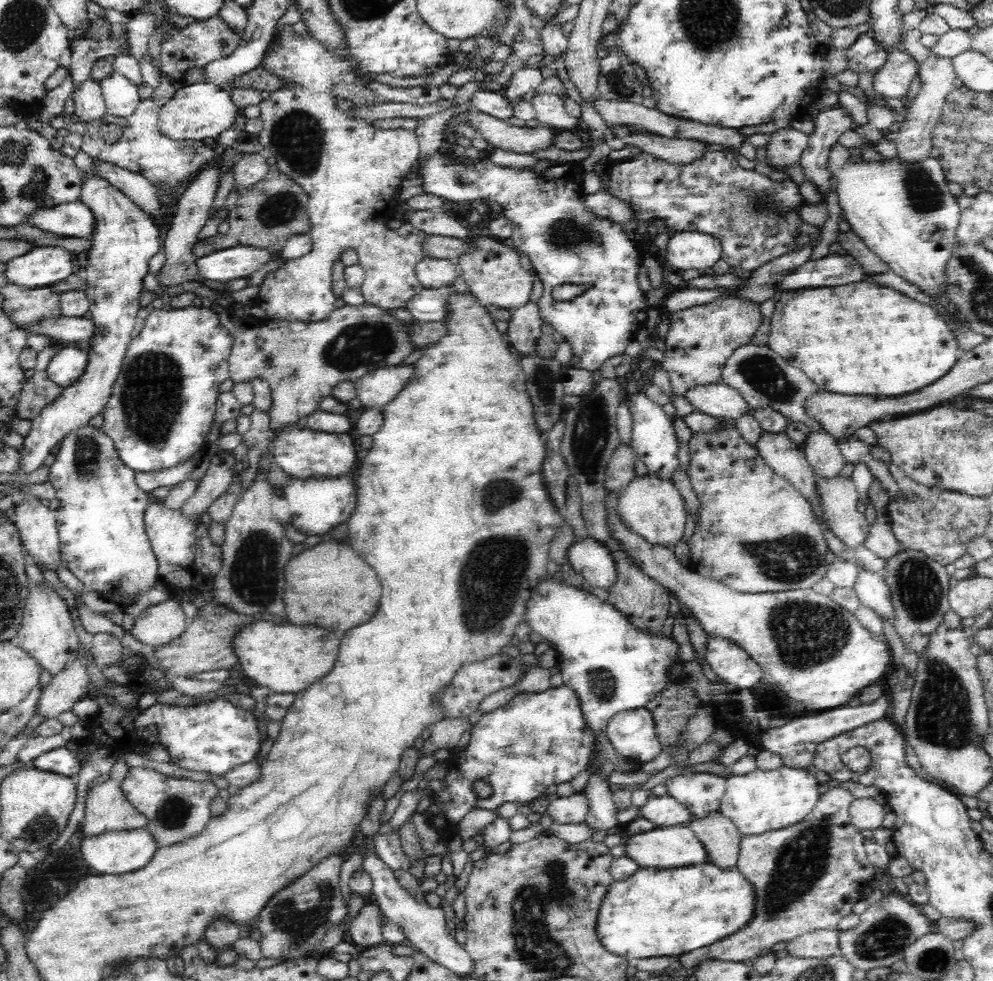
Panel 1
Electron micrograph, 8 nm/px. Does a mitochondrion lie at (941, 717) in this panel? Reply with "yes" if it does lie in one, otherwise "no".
yes

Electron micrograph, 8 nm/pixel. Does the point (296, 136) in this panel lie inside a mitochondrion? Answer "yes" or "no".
yes

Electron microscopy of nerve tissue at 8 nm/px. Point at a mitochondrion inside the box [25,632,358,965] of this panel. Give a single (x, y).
(299, 918)

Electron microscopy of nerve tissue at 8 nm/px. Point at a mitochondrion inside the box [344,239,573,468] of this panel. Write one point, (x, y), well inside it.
(543, 382)

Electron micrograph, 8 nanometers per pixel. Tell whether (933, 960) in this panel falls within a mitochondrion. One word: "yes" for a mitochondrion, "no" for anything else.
yes

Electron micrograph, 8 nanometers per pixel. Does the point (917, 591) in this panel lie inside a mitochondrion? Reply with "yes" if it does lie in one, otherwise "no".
yes

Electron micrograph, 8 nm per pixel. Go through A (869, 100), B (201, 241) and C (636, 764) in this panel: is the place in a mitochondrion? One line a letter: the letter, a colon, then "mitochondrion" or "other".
A: other
B: other
C: other

